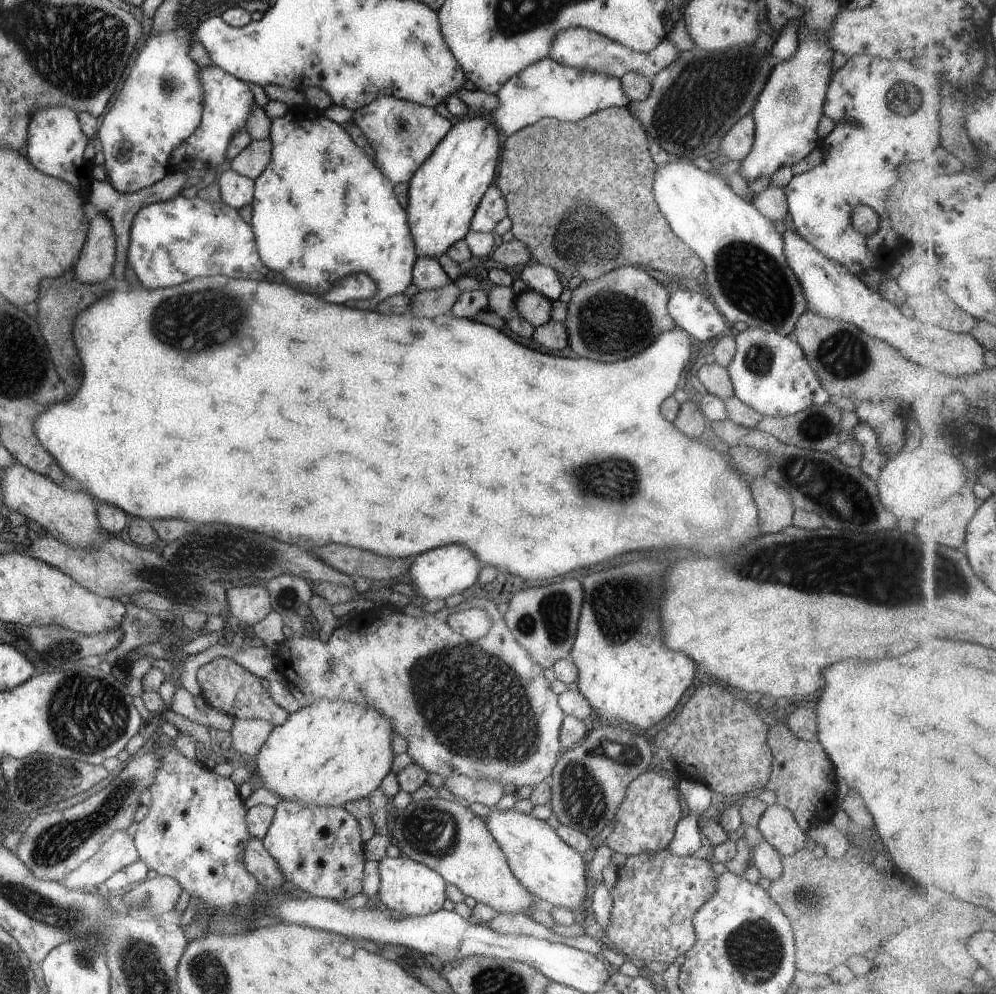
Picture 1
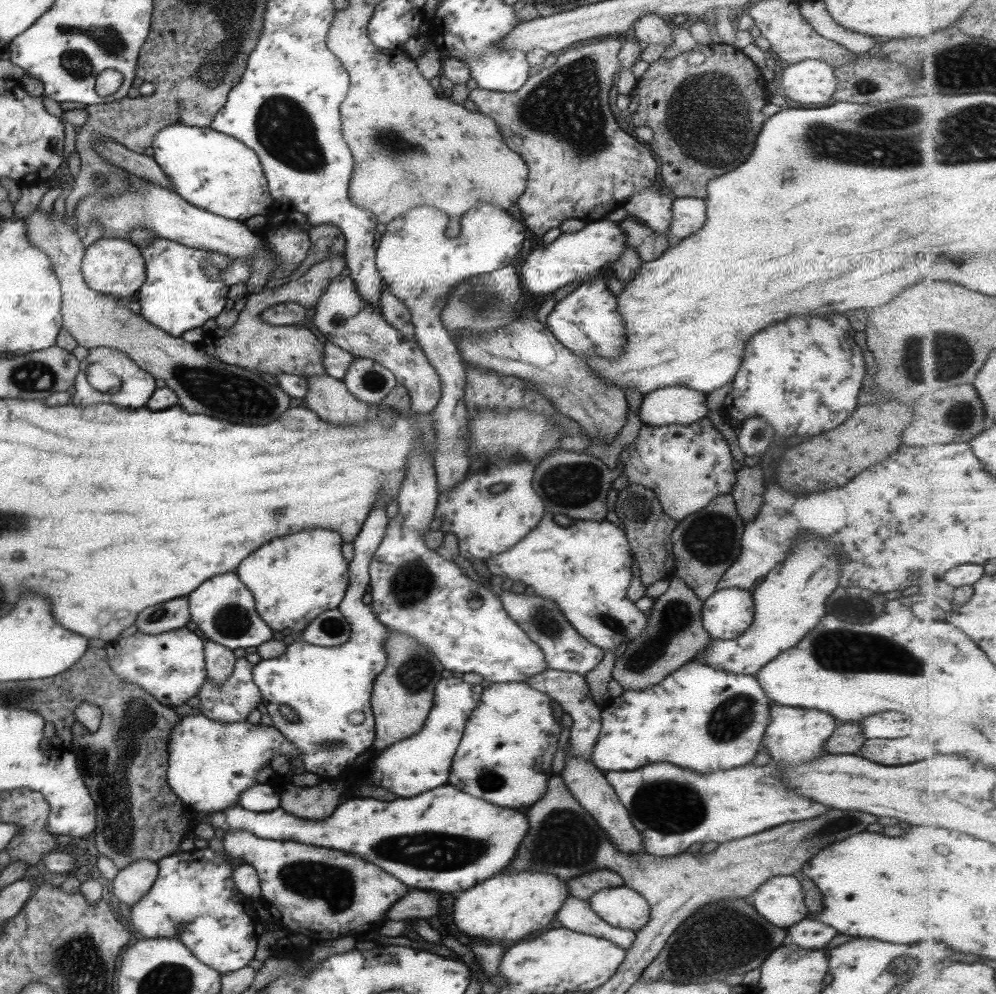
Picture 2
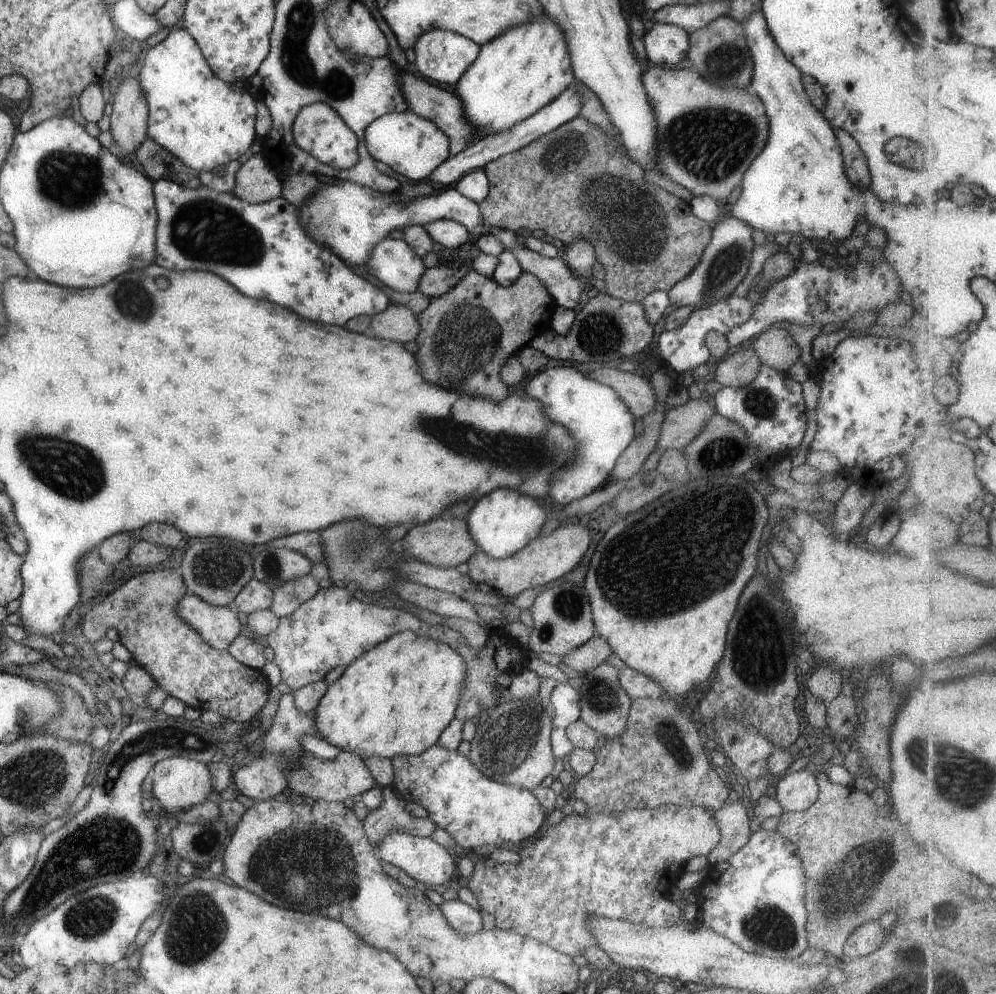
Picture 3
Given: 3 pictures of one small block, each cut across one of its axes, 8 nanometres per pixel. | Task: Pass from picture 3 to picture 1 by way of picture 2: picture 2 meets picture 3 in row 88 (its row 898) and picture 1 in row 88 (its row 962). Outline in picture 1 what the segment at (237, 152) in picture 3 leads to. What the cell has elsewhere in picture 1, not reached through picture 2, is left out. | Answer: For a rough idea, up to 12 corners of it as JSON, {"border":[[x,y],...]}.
{"border":[[199,69],[202,118],[170,154],[171,170],[223,163],[254,103],[247,83]]}

